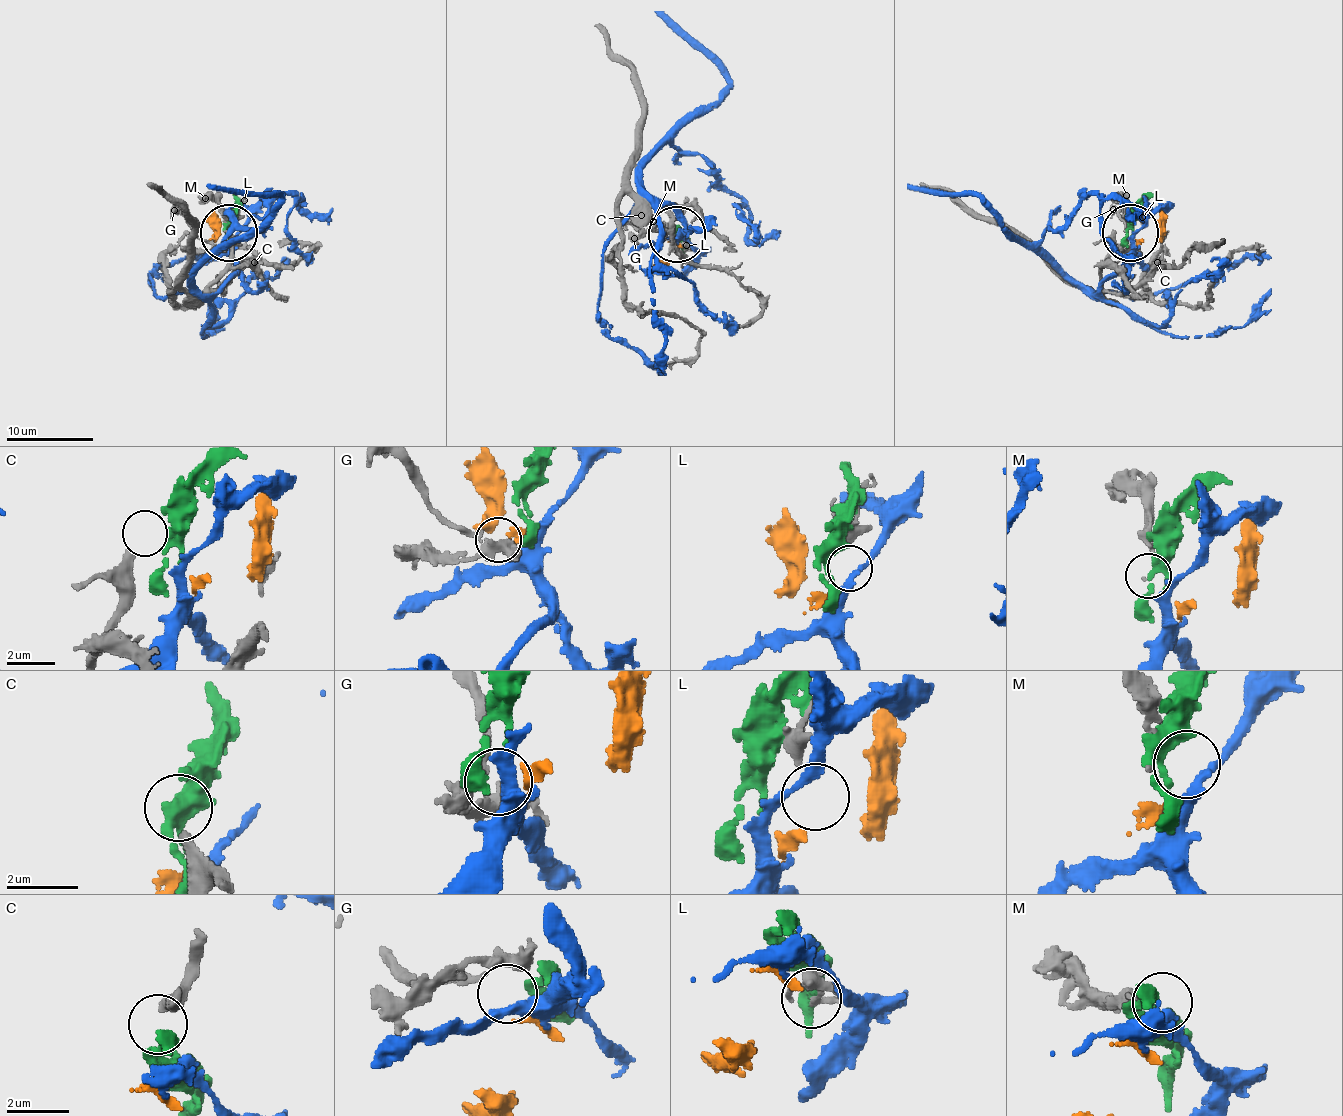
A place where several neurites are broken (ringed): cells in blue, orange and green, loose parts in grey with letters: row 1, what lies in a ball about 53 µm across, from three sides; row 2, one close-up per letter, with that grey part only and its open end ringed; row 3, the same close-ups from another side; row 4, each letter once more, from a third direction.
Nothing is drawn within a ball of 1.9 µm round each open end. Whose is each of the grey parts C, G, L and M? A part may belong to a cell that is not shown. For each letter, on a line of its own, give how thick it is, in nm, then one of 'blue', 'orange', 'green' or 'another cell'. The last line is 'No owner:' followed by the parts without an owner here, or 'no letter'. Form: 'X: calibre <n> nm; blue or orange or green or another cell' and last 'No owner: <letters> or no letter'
C: calibre 360 nm; another cell
G: calibre 400 nm; orange
L: calibre 320 nm; another cell
M: calibre 50 nm; blue
No owner: C, L

